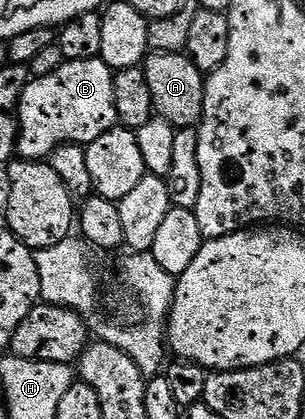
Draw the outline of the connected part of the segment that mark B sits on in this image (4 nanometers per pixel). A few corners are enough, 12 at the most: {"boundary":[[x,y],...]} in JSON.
{"boundary":[[103,59],[32,78],[20,159],[46,160],[119,123]]}

